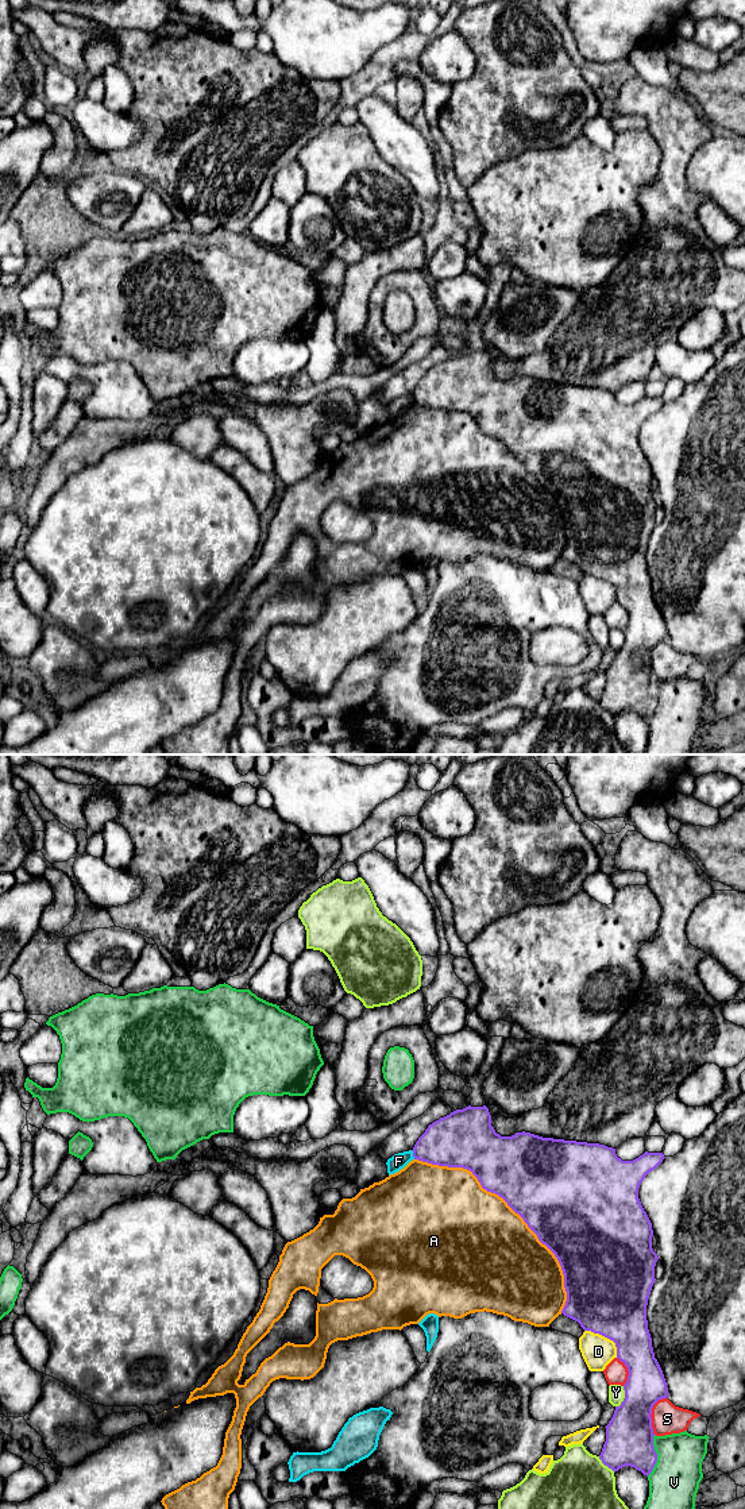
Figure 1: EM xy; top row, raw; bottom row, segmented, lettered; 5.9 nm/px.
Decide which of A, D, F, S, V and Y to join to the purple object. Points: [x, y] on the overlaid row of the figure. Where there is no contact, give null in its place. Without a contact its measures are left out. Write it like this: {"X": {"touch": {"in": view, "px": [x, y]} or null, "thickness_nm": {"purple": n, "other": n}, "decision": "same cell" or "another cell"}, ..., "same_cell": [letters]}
{"A": {"touch": {"in": "xy", "px": [514, 1211]}, "thickness_nm": {"purple": 500, "other": 500}, "decision": "another cell"}, "D": {"touch": {"in": "xy", "px": [606, 1336]}, "thickness_nm": {"purple": 480, "other": 190}, "decision": "another cell"}, "F": {"touch": {"in": "xy", "px": [413, 1154]}, "thickness_nm": {"purple": 300, "other": 100}, "decision": "another cell"}, "S": {"touch": {"in": "xy", "px": [651, 1413]}, "thickness_nm": {"purple": 280, "other": 190}, "decision": "another cell"}, "V": {"touch": {"in": "xy", "px": [656, 1455]}, "thickness_nm": {"purple": 280, "other": 300}, "decision": "another cell"}, "Y": {"touch": {"in": "xy", "px": [625, 1397]}, "thickness_nm": {"purple": 280, "other": 100}, "decision": "another cell"}, "same_cell": []}

